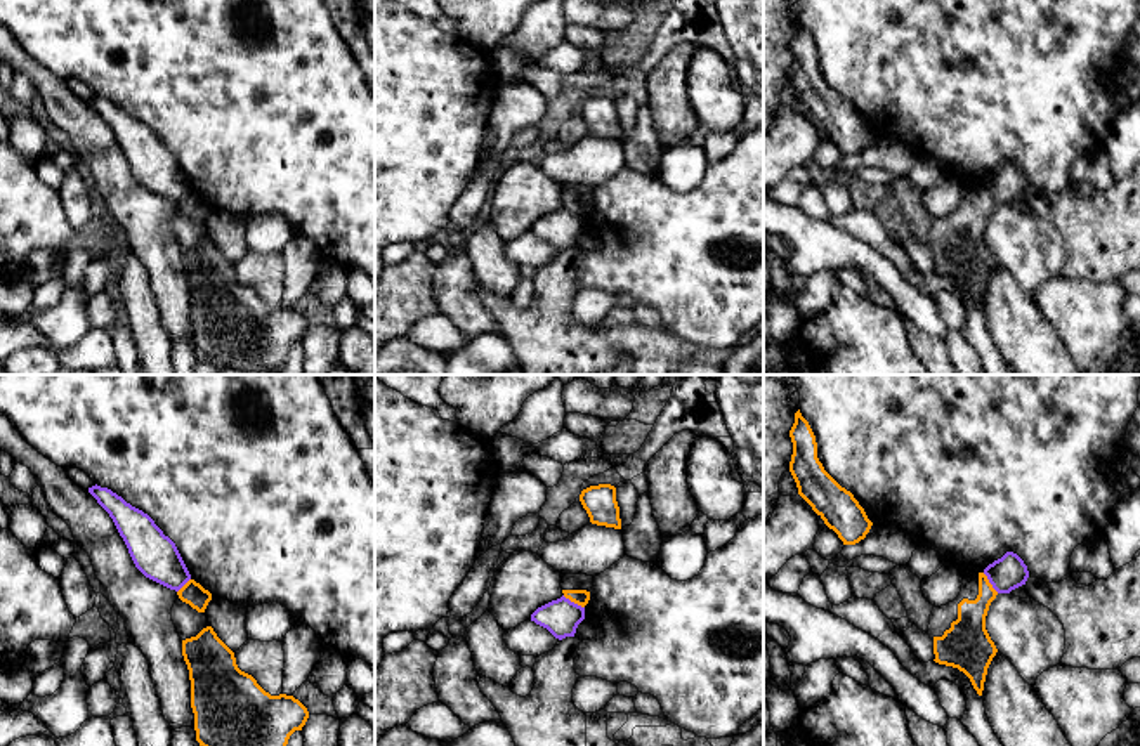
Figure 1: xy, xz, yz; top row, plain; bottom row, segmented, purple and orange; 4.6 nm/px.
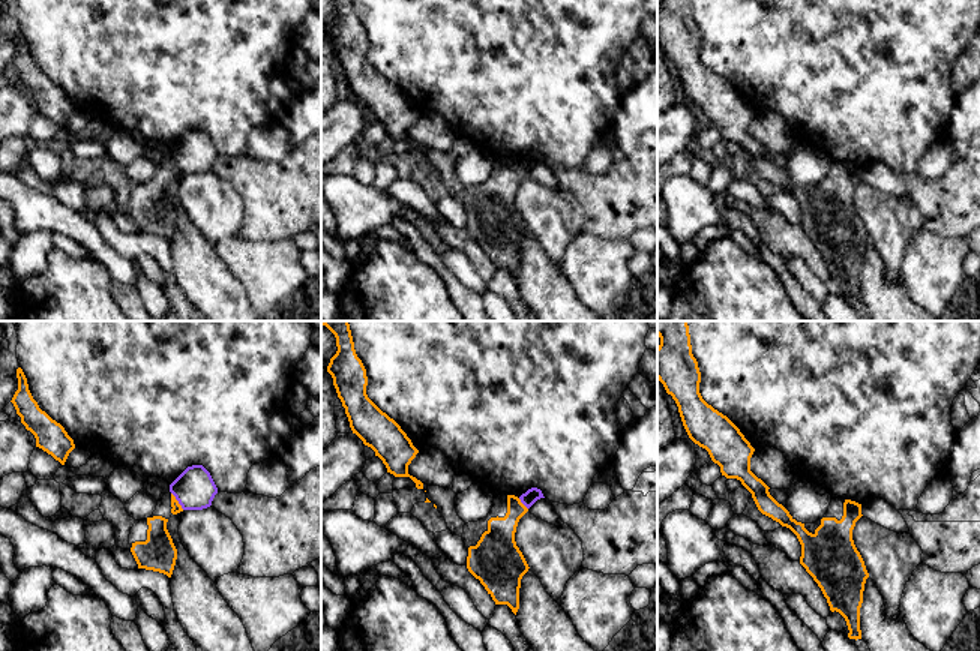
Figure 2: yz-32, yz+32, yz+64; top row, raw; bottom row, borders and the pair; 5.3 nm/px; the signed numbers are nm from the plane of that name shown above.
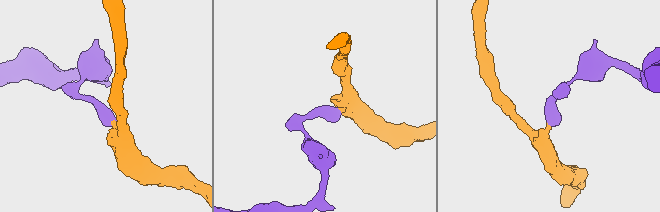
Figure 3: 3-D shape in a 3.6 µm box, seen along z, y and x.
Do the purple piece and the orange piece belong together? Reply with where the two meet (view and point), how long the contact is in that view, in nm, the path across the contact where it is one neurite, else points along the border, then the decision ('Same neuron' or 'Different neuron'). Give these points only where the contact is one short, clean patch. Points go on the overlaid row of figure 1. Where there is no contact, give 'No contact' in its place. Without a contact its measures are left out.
Touches purple at xz (573, 602). Shared border 120 nm. Boundary: xz (563, 595), (583, 608). Different neuron

